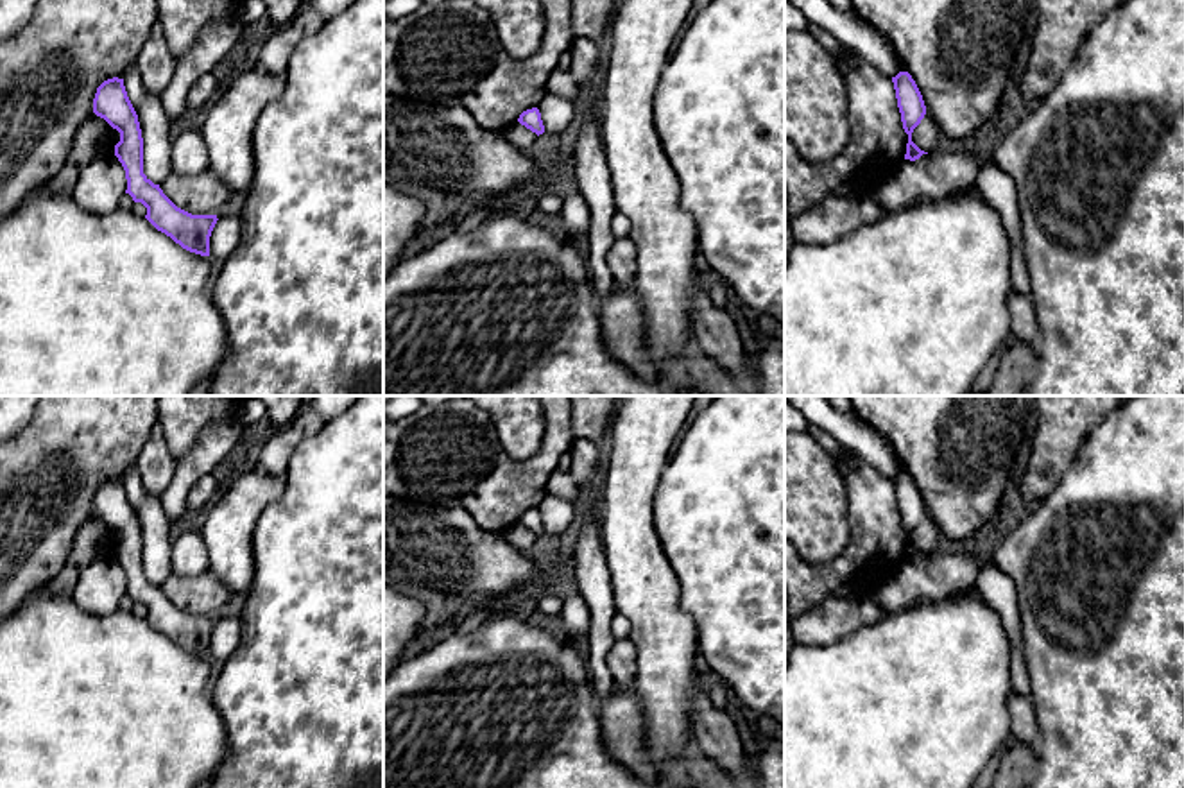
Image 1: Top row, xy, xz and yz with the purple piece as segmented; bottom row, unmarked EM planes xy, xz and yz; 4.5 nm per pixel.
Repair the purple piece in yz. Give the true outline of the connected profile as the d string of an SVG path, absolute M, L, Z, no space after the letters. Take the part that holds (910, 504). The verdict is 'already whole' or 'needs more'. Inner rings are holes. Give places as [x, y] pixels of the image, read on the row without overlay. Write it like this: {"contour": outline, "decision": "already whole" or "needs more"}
{"contour": "M899 473L896 478L892 478L892 484L896 491L897 509L901 514L903 530L908 535L905 561L915 562L922 555L928 555L912 543L912 534L924 519L926 507L915 482L908 473Z", "decision": "already whole"}

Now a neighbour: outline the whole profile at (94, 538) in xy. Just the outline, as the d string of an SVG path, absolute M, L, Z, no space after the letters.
M93 514L77 528L63 570L50 582L43 584L38 593L70 596L81 571L95 559L111 553L113 548L113 528Z

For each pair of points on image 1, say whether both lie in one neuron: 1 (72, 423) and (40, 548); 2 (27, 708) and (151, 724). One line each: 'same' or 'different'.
1: same
2: same

